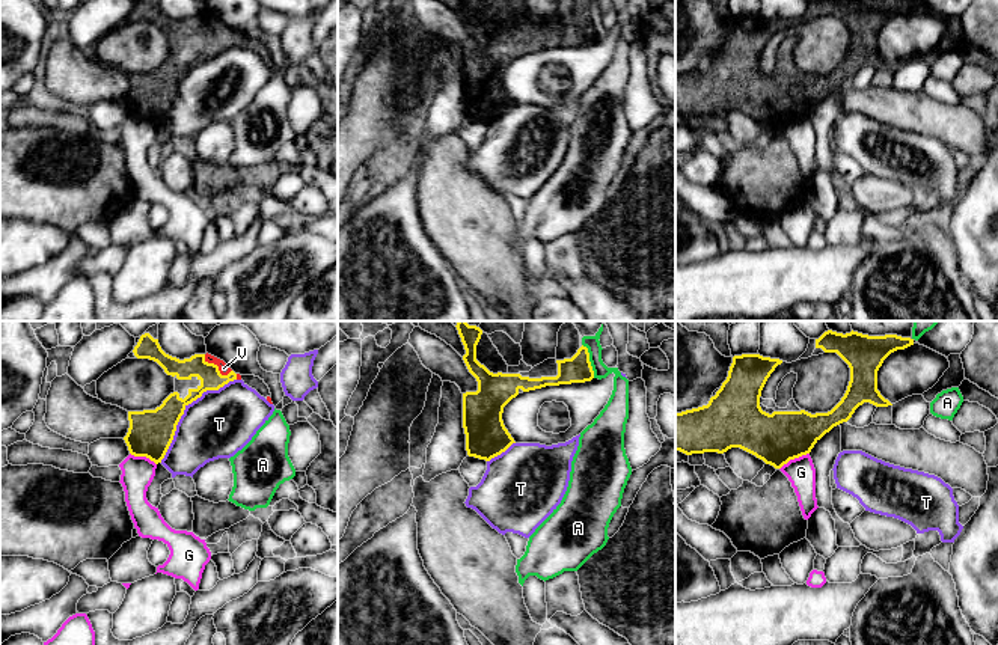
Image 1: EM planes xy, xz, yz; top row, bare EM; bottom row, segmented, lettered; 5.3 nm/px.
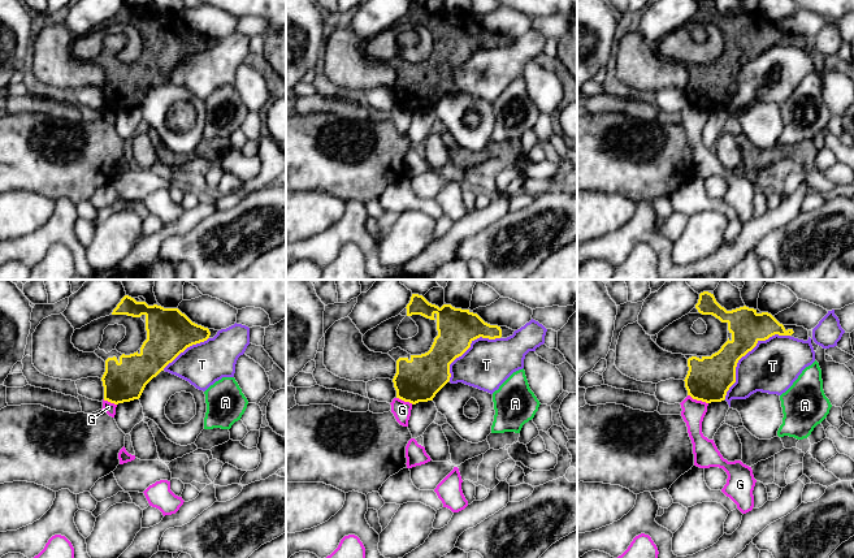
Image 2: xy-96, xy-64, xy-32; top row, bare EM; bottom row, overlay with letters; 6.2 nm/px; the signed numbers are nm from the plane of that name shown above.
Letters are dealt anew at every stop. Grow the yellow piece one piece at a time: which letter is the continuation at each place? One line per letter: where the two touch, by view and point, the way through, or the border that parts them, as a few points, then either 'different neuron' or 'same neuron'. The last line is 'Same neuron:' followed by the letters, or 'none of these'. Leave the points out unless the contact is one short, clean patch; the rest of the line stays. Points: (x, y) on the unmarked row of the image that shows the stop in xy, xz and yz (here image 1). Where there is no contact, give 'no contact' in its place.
A: meets yellow in xz at (588, 23); different neuron
G: meets yellow in yz at (793, 121); border along yz (808, 115), (790, 121), (780, 131); different neuron
T: meets yellow in xy at (184, 71); different neuron
V: meets yellow in xy at (217, 29); runs through xy (210, 39), (217, 29), (223, 30); same neuron
Same neuron: V

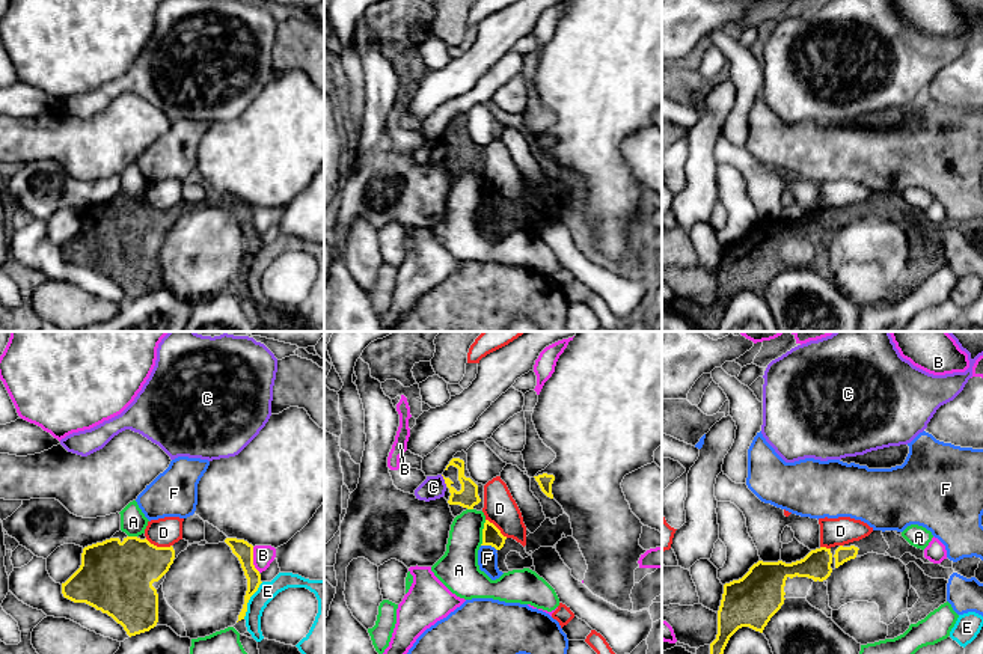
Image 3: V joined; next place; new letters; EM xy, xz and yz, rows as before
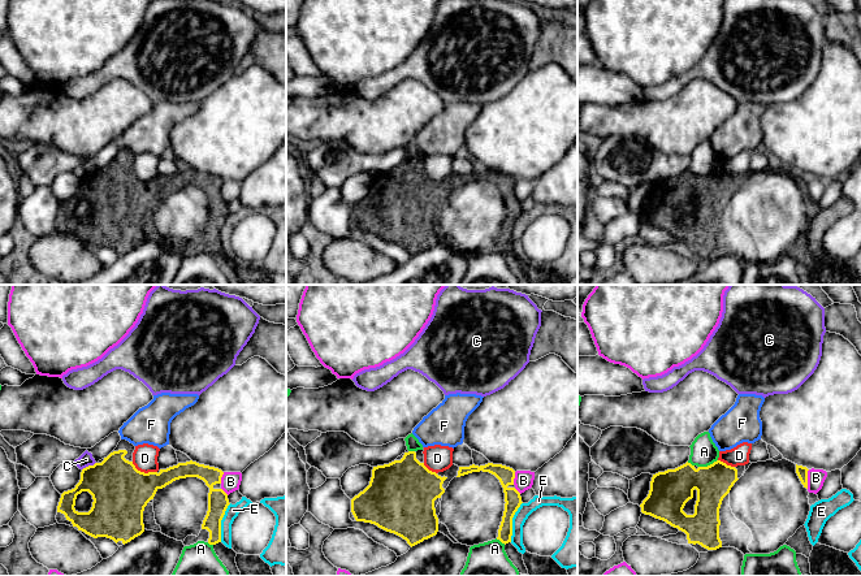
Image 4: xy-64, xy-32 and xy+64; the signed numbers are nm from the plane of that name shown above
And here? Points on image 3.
A: meets yellow in xz at (483, 195); different neuron
B: meets yellow in xy at (252, 222); different neuron
C: meets yellow in xz at (445, 143); border along xz (440, 137), (447, 148); different neuron
D: meets yellow in xy at (159, 210); border along xy (145, 201), (157, 208), (171, 208); different neuron
E: meets yellow in xy at (249, 261); border along xy (263, 244), (251, 259), (243, 281); different neuron
F: meets yellow in xz at (489, 207); border along xz (481, 207), (490, 207), (496, 213); different neuron
Same neuron: none of these

